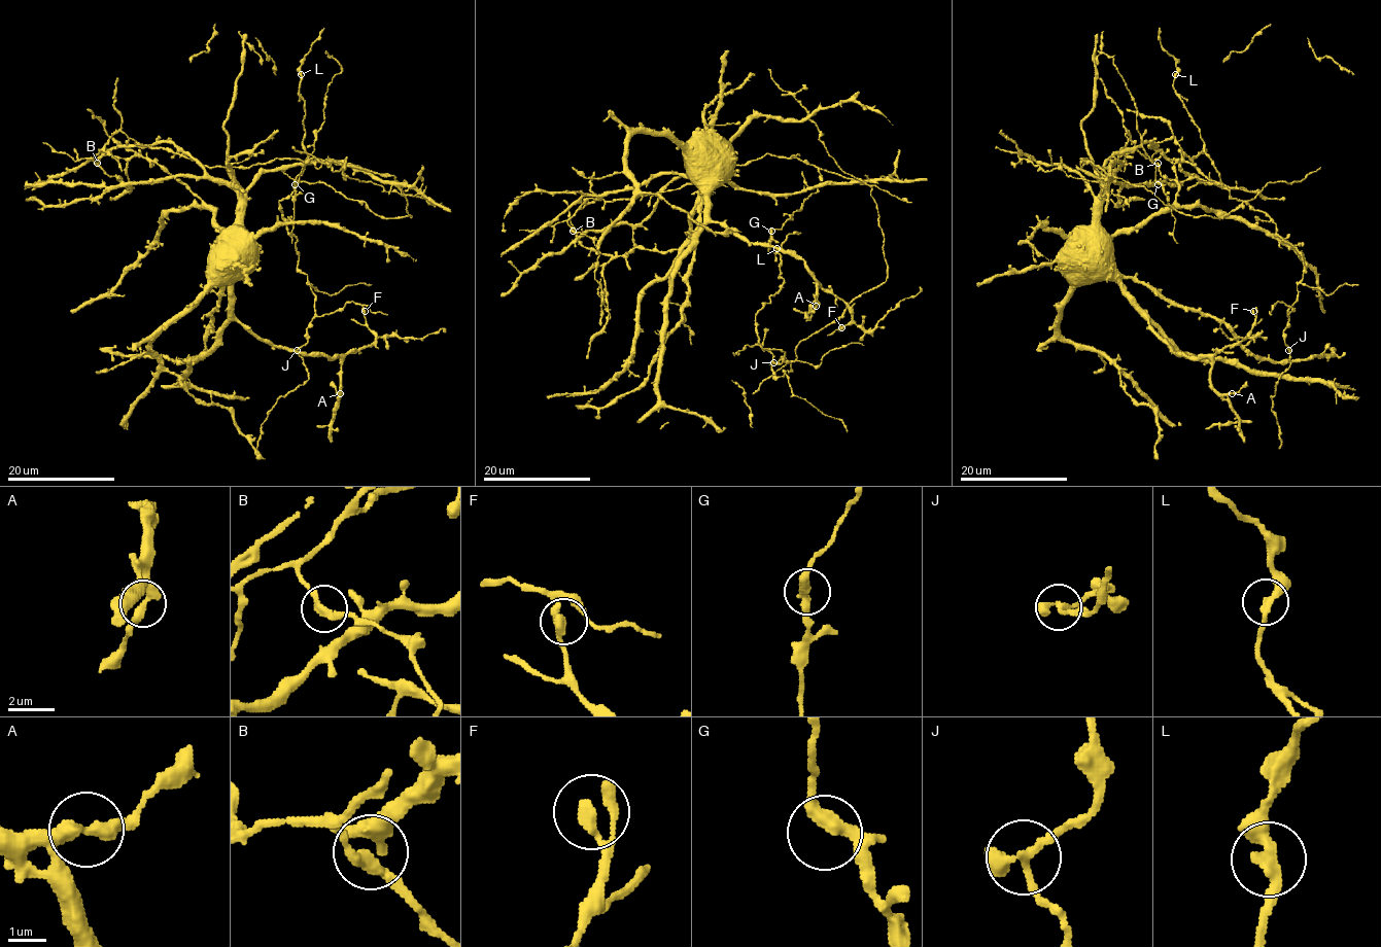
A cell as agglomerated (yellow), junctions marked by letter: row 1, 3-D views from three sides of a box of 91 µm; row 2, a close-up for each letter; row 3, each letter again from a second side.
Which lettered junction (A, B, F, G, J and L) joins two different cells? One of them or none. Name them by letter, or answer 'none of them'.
J

